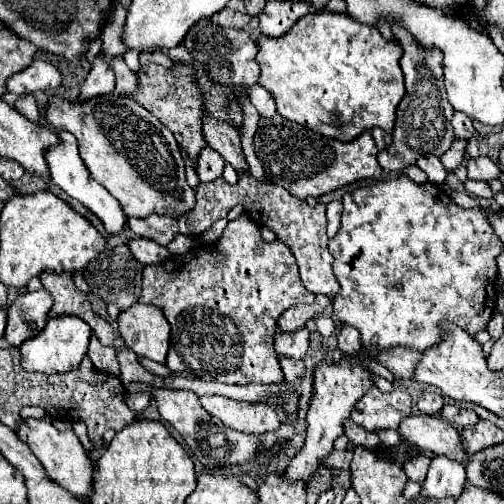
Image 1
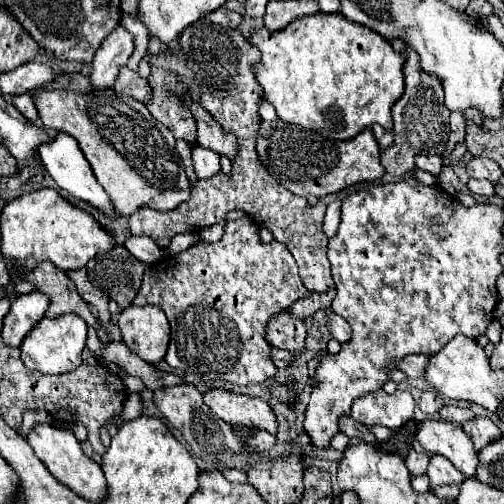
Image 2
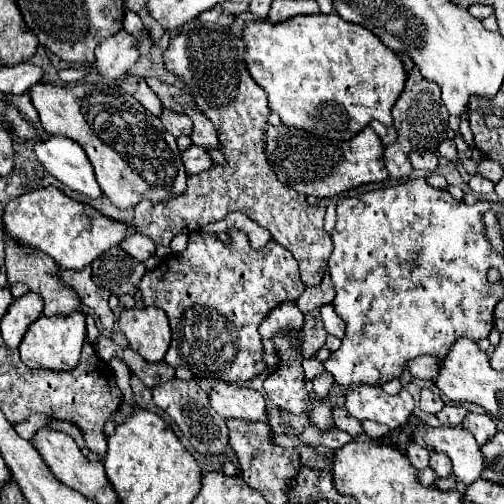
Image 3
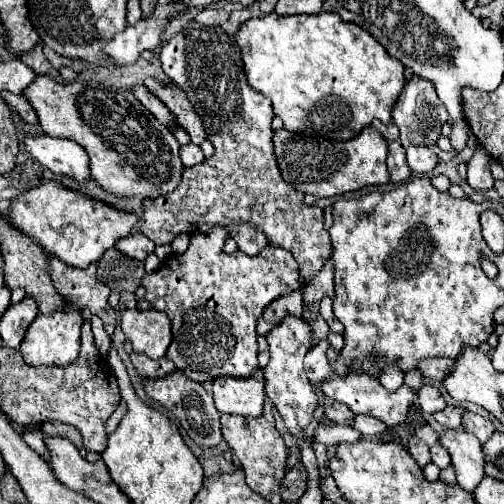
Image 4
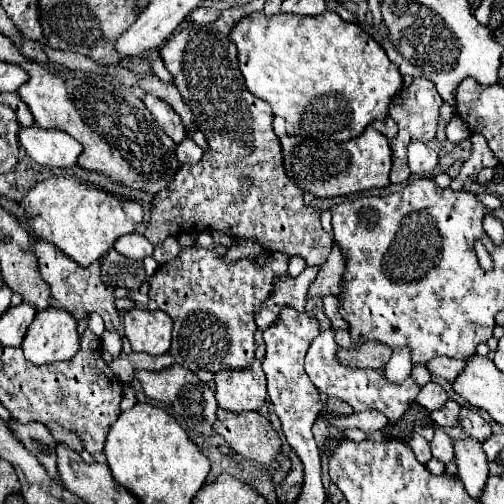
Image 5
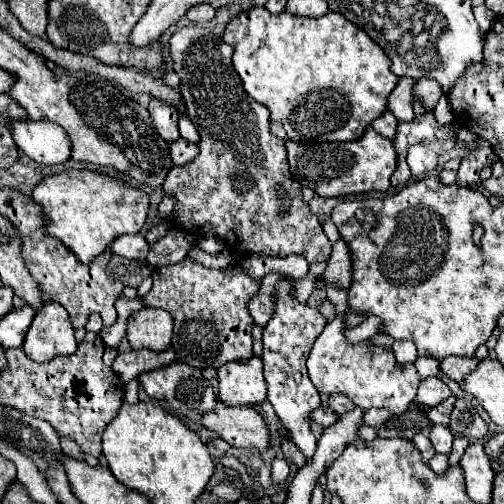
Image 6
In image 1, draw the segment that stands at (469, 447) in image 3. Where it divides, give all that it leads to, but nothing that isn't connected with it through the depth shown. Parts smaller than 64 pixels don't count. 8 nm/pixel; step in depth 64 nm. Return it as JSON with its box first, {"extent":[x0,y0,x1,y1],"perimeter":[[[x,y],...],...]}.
{"extent":[398,414,470,464],"perimeter":[[[412,414],[400,424],[398,432],[404,440],[424,452],[442,454],[452,460],[460,460],[462,464],[468,464],[470,454],[464,452],[464,446],[460,444],[460,432],[442,418]]]}

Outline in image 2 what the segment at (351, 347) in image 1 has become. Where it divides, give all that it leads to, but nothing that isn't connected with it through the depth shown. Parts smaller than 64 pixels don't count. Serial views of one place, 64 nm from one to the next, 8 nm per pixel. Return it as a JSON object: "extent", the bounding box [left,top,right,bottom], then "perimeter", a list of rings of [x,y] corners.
{"extent":[326,310,350,344],"perimeter":[[[326,310],[326,320],[328,320],[328,332],[332,334],[332,338],[336,338],[342,344],[350,340],[350,326],[346,324],[344,318],[336,316],[336,312],[332,310]]]}

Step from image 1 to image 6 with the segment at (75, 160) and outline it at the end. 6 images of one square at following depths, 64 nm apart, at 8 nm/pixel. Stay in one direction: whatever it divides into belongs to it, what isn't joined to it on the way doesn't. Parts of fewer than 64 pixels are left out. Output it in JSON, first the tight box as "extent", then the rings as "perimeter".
{"extent":[8,120,70,164],"perimeter":[[[10,120],[8,128],[18,150],[40,164],[62,164],[70,158],[66,132],[50,120]]]}

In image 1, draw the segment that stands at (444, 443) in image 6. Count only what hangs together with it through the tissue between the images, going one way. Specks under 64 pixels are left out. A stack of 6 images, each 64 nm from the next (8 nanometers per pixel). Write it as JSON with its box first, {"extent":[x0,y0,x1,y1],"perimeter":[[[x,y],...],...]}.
{"extent":[422,456,466,498],"perimeter":[[[434,456],[428,468],[428,476],[422,486],[422,496],[430,498],[458,498],[466,482],[464,464],[454,462],[446,456]]]}

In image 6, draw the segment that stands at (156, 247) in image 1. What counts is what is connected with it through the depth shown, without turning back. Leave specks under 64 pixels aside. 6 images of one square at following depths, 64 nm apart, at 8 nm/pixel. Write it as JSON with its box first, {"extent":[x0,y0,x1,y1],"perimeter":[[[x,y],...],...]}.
{"extent":[110,234,148,260],"perimeter":[[[124,234],[120,238],[116,238],[112,244],[110,244],[110,250],[112,254],[118,254],[122,258],[134,258],[134,260],[144,260],[146,254],[148,254],[148,242],[144,236],[140,234]]]}

